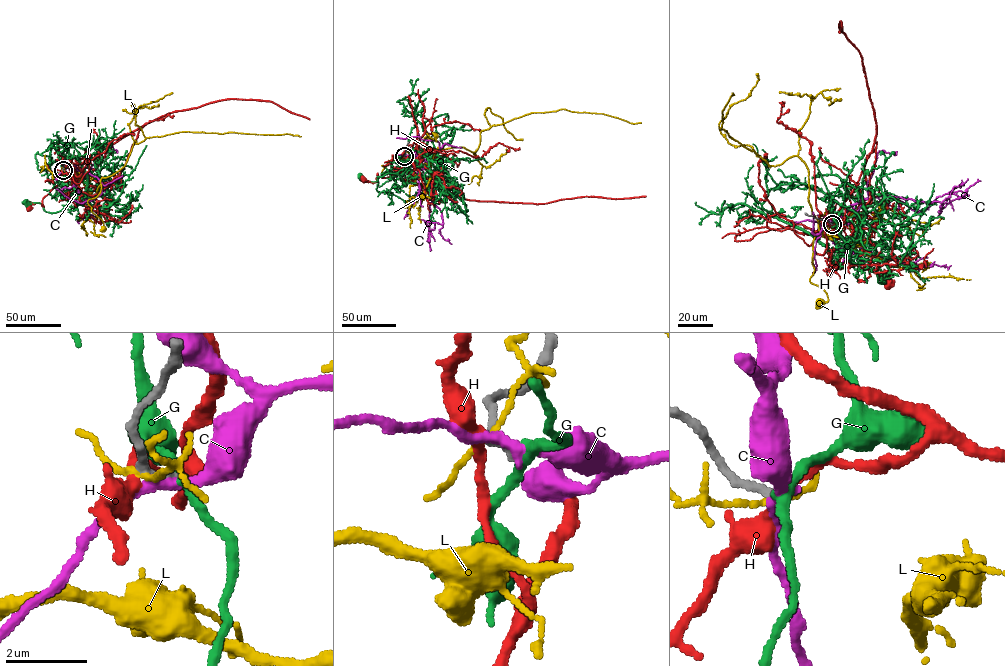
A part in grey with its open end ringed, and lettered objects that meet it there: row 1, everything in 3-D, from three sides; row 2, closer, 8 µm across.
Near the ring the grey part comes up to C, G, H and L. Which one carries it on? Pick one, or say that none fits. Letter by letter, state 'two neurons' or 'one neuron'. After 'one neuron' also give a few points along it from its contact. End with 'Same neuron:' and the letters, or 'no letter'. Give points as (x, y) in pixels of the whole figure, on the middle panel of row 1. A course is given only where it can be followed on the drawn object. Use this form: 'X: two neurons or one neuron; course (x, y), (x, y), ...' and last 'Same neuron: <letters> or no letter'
C: two neurons
G: two neurons
H: two neurons
L: two neurons
Same neuron: no letter

